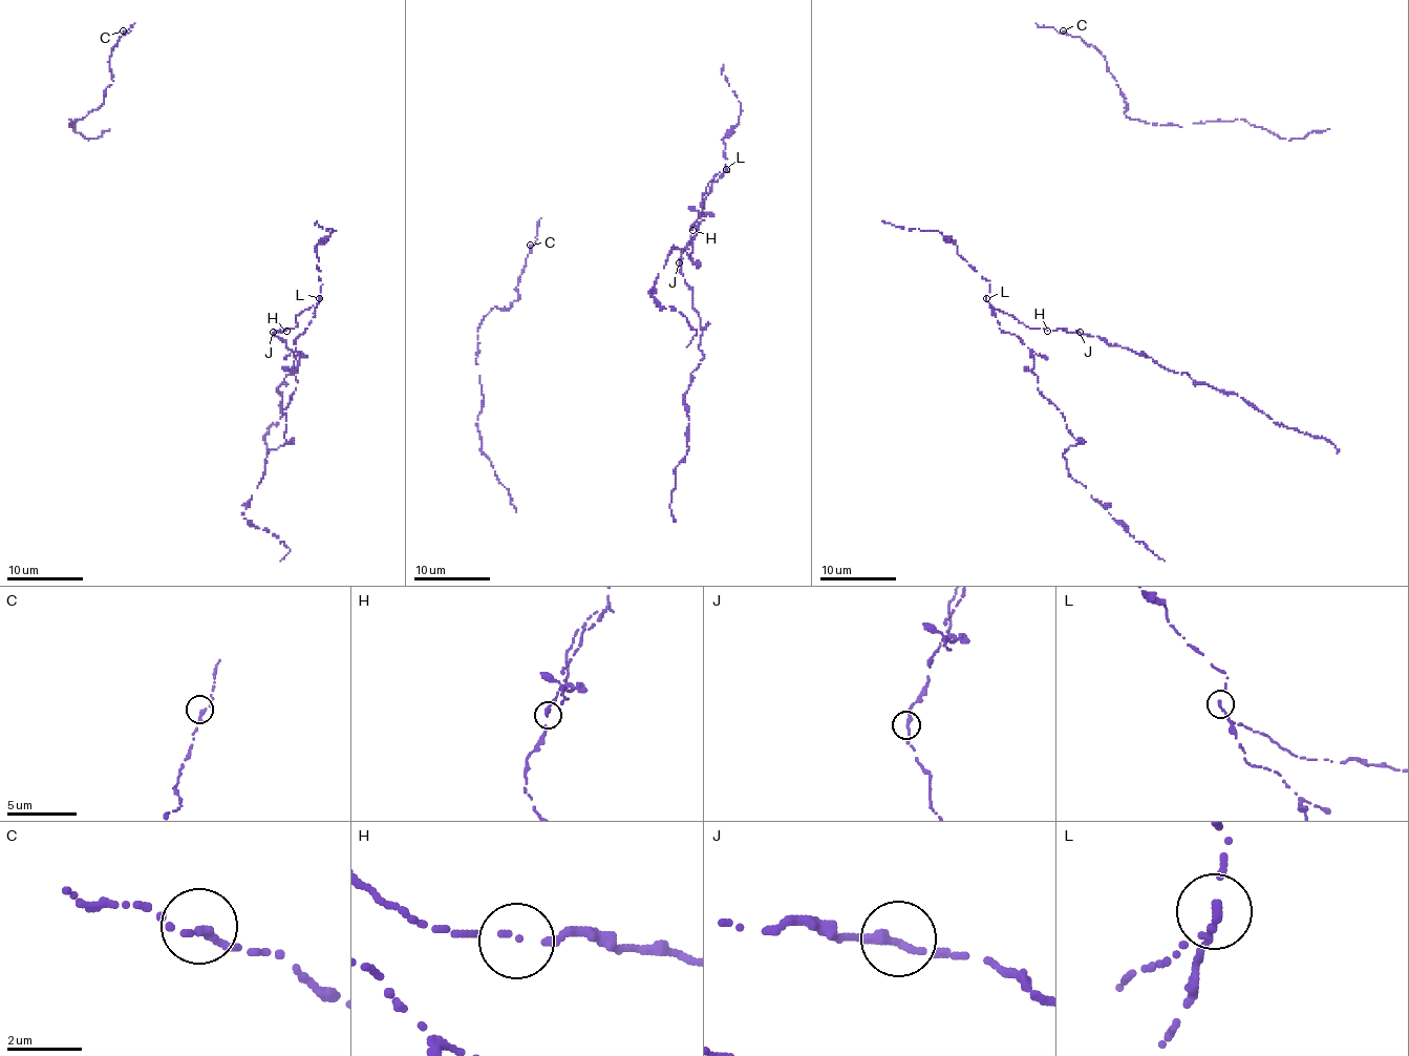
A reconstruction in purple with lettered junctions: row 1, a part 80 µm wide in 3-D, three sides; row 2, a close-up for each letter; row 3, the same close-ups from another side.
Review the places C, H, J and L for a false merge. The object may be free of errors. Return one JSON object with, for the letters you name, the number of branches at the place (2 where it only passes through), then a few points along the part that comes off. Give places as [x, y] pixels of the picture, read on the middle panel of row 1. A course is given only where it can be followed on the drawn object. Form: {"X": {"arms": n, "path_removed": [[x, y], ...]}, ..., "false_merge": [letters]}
{"L": {"arms": 2, "path_removed": [[725, 168], [702, 203], [706, 216], [692, 260], [674, 245], [650, 291], [697, 332], [687, 346]]}, "false_merge": ["L"]}

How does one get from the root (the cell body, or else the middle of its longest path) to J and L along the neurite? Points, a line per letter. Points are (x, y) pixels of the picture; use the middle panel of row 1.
J: (692, 230), (679, 262)
L: (692, 230), (704, 207), (702, 195), (708, 184), (725, 168)

